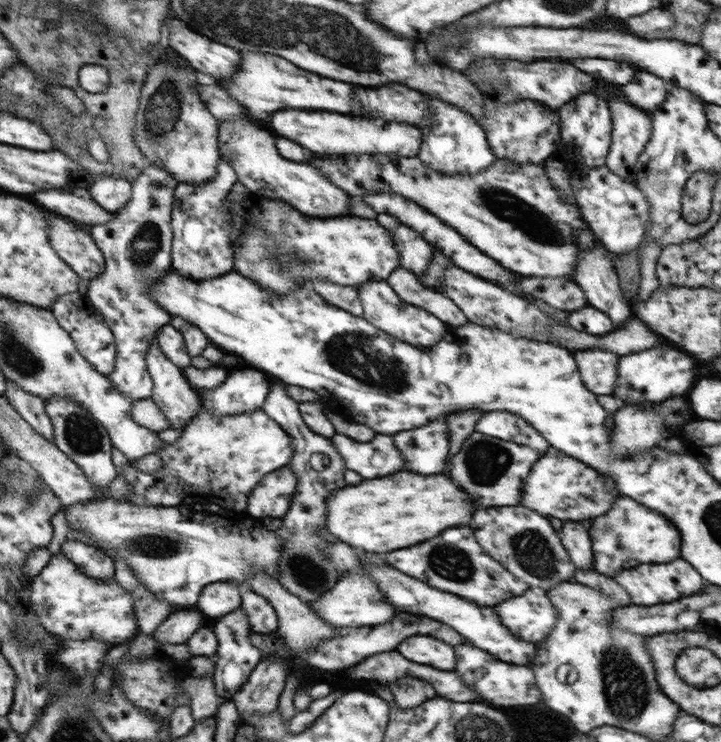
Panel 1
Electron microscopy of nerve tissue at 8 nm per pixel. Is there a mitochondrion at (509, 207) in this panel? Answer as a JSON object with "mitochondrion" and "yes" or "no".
{"mitochondrion":"yes"}

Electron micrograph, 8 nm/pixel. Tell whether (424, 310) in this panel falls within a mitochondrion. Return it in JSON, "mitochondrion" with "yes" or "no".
{"mitochondrion":"no"}

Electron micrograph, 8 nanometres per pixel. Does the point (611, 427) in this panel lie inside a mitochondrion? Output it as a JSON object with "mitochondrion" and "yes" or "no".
{"mitochondrion":"no"}

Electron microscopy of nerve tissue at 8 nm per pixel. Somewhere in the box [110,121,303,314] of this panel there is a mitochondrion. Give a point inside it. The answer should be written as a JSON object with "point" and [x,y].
{"point":[146,241]}

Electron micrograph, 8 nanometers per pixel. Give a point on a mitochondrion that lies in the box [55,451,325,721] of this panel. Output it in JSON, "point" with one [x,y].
{"point":[151,544]}

